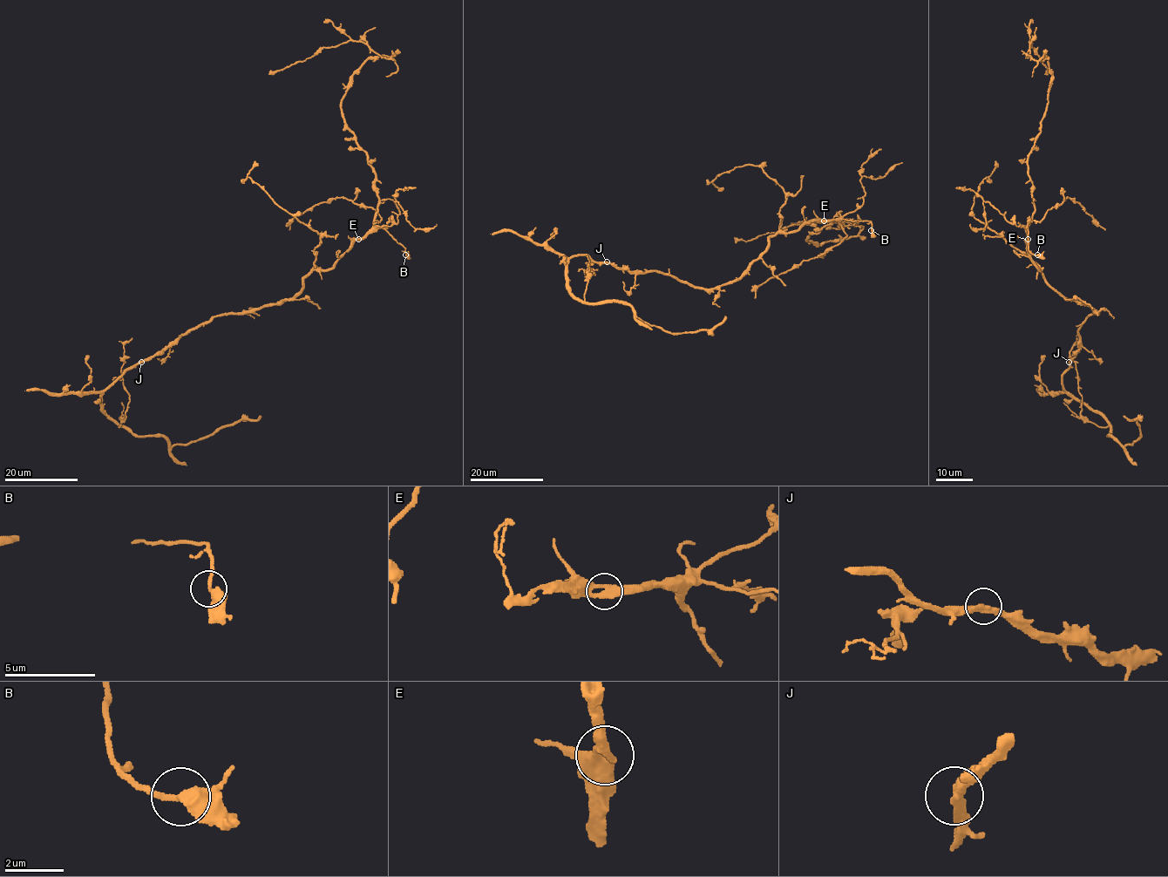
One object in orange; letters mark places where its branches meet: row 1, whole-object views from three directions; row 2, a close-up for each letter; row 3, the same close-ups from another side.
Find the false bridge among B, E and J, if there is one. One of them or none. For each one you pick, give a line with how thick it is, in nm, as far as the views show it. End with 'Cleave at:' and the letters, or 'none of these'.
Cleave at: none of these

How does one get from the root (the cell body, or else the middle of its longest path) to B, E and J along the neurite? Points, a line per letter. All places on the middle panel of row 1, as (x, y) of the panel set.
B: (766, 248), (768, 239), (779, 232), (795, 233), (812, 220), (869, 220), (871, 230)
E: (766, 248), (768, 239), (779, 232), (795, 233), (812, 220), (823, 220)
J: (766, 248), (737, 278), (711, 288), (694, 288), (656, 271), (629, 272), (606, 261)

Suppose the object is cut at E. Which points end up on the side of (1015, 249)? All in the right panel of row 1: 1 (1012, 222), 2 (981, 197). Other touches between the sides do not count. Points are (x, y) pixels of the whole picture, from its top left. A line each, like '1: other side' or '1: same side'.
1: other side
2: other side

